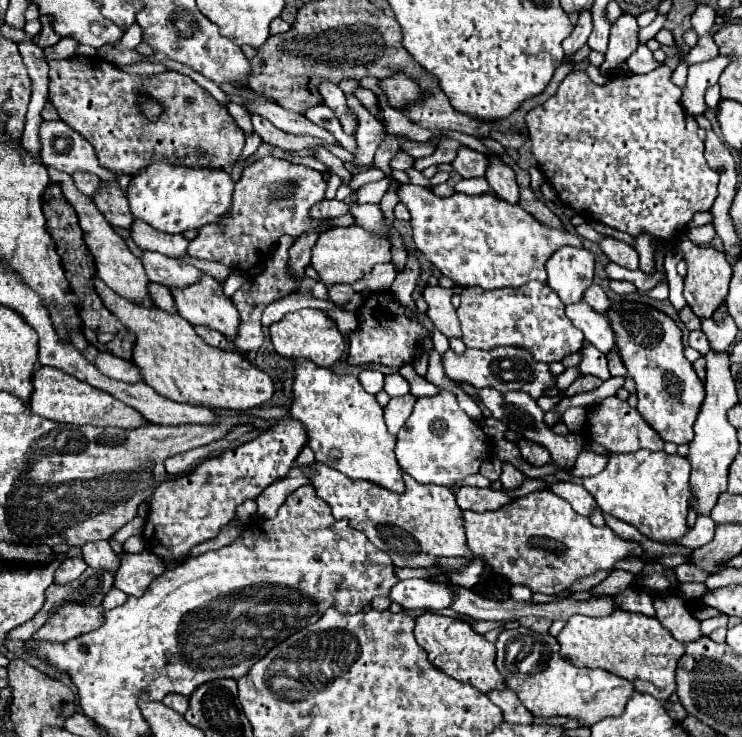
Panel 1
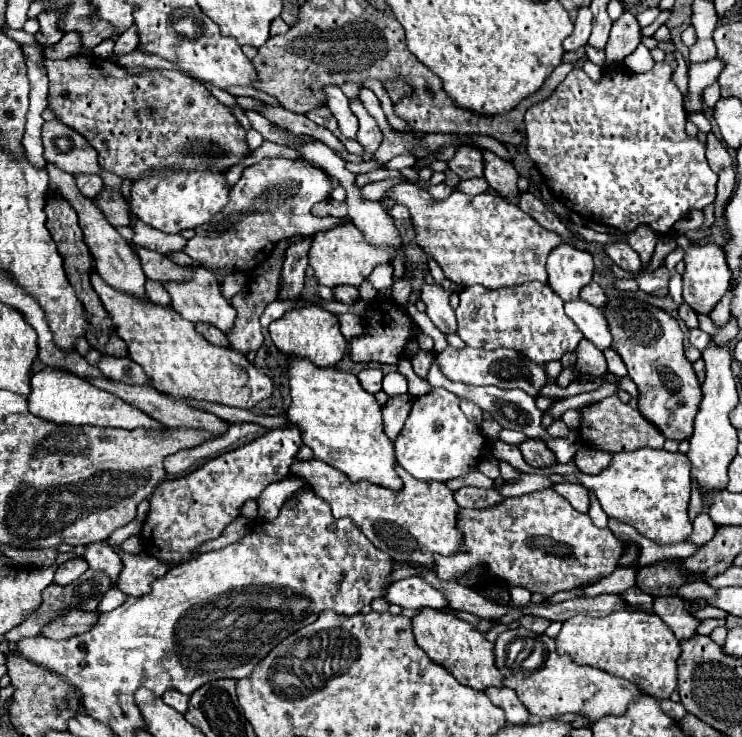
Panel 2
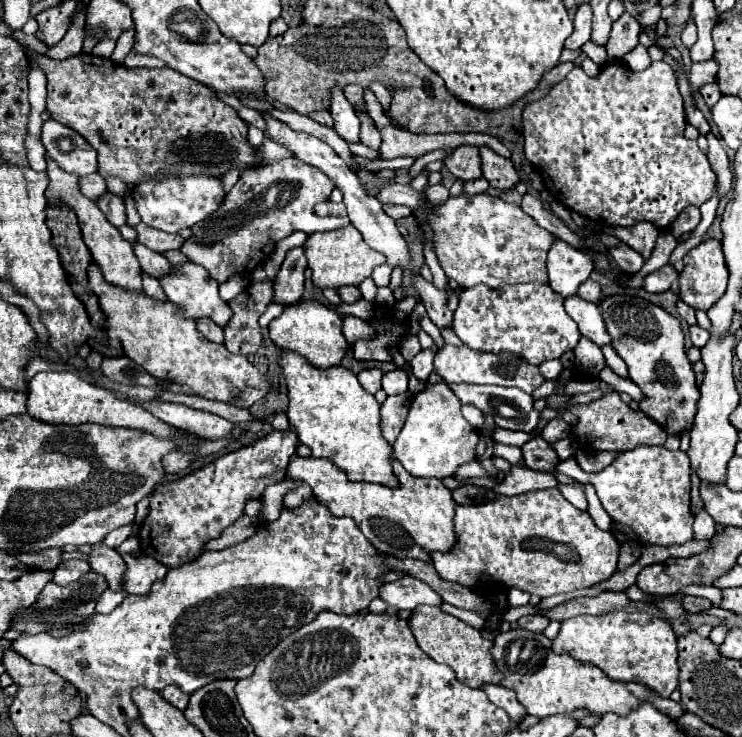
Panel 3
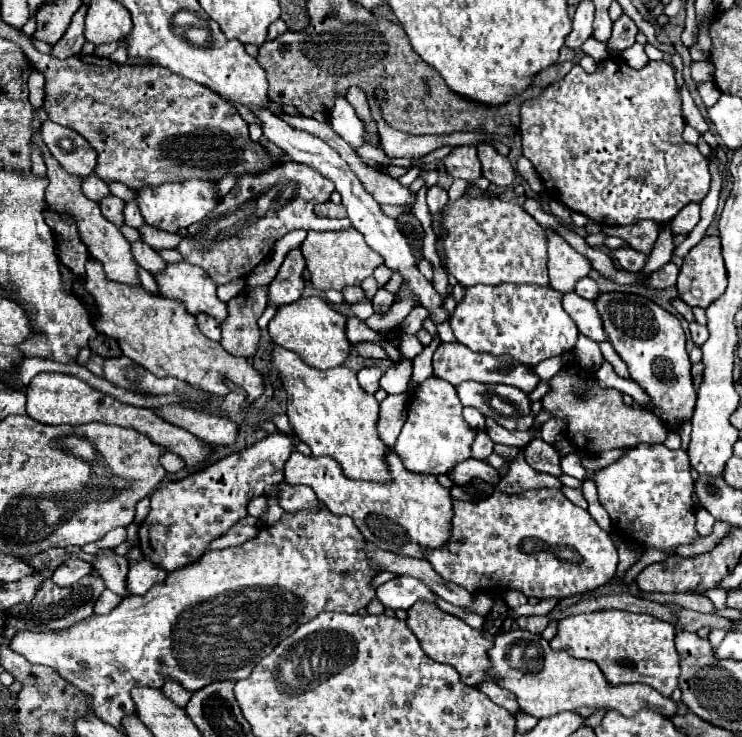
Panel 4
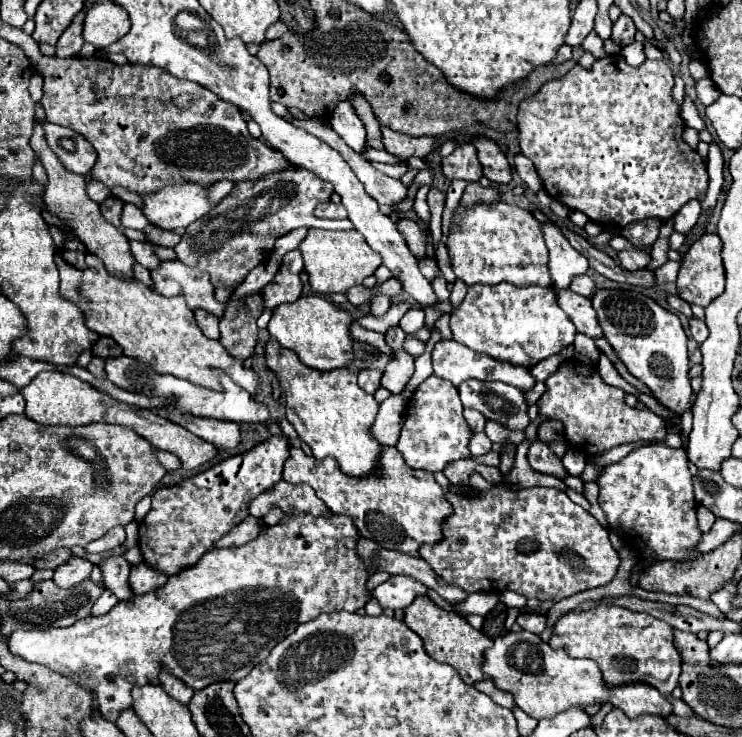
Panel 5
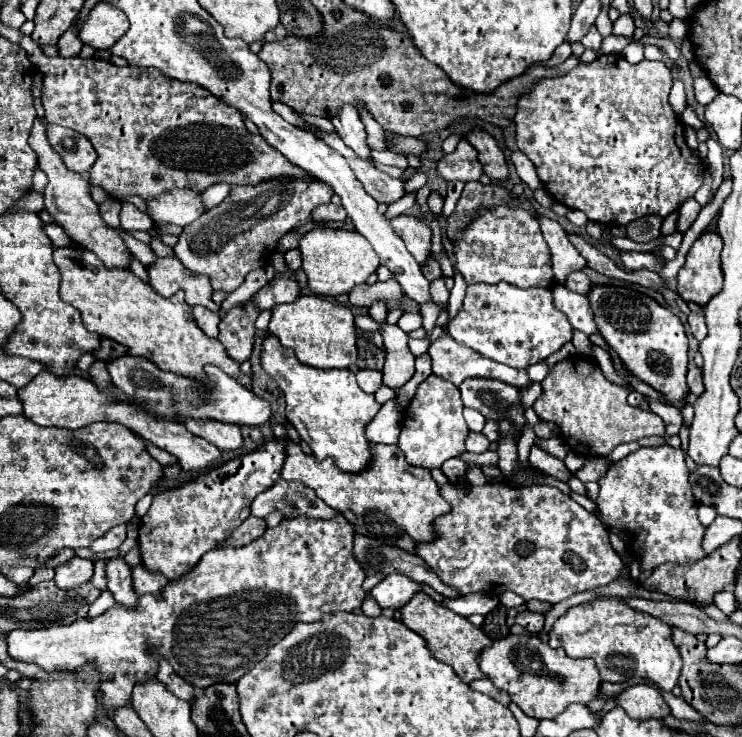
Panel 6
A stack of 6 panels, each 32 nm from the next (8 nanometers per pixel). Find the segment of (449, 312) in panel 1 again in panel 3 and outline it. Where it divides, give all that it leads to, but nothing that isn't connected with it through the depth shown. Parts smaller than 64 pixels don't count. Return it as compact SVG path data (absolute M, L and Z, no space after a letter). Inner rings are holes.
M412 276L412 278L414 278L416 292L418 292L420 300L426 306L426 312L428 312L430 320L438 328L452 328L454 312L448 308L448 292L446 290L438 290L434 284L426 282L422 276Z

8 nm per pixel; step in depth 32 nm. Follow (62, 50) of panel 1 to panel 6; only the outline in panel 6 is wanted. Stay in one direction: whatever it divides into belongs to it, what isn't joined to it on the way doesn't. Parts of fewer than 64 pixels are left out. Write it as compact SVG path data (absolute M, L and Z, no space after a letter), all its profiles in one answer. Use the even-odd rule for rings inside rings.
M72 24L72 28L68 28L60 40L58 40L58 56L78 56L82 50L82 42L78 36L80 28L76 24Z

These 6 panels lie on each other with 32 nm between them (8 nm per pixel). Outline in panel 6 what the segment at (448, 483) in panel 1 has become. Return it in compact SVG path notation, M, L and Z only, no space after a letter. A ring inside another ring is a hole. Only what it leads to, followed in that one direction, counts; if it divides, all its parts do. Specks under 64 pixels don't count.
M430 374L418 386L412 402L406 408L406 420L398 440L398 448L404 452L406 462L418 468L434 470L434 468L442 468L446 460L458 458L460 454L464 454L466 452L464 440L470 434L470 430L466 426L462 410L464 410L464 404L460 400L458 388Z

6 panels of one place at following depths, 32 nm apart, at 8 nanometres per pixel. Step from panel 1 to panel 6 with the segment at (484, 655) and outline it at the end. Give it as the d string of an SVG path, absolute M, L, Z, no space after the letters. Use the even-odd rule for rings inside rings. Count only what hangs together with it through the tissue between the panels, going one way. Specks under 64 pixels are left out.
M418 592L400 612L402 612L402 622L426 640L426 646L432 652L432 656L444 664L450 664L454 672L462 678L462 682L470 684L478 678L484 678L480 670L480 652L488 648L492 640L480 628L472 626L464 616L436 604L424 592Z

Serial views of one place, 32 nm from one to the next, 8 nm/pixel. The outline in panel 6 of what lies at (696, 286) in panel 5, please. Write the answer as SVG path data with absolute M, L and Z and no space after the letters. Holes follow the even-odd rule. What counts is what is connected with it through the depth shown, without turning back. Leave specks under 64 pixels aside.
M702 232L686 254L686 262L678 272L680 298L706 306L722 290L722 264L720 264L720 236L716 232Z

